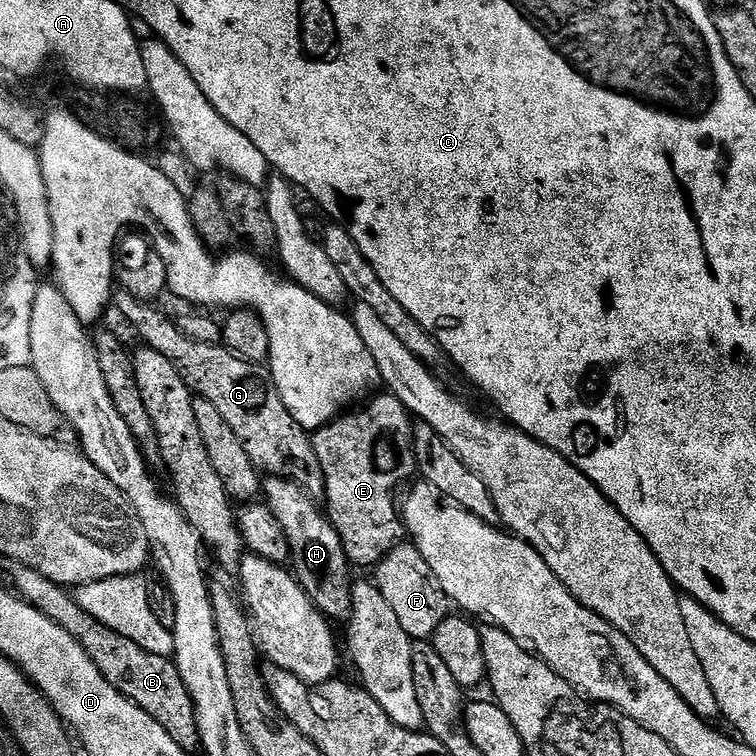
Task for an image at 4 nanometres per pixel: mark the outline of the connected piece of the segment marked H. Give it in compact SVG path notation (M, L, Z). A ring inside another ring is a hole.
M268 478L262 484L262 496L268 509L278 518L278 526L288 539L290 568L306 594L316 603L316 609L333 621L343 621L352 611L354 577L348 573L350 561L342 546L338 530L315 499L299 484L283 478Z

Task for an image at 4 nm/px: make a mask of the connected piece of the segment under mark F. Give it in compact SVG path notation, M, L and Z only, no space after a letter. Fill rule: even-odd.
M401 542L386 553L374 569L374 583L382 590L382 598L394 610L398 622L402 622L402 630L412 637L413 641L428 640L442 626L442 622L450 614L448 595L442 590L442 582L430 570L426 558L411 542Z

